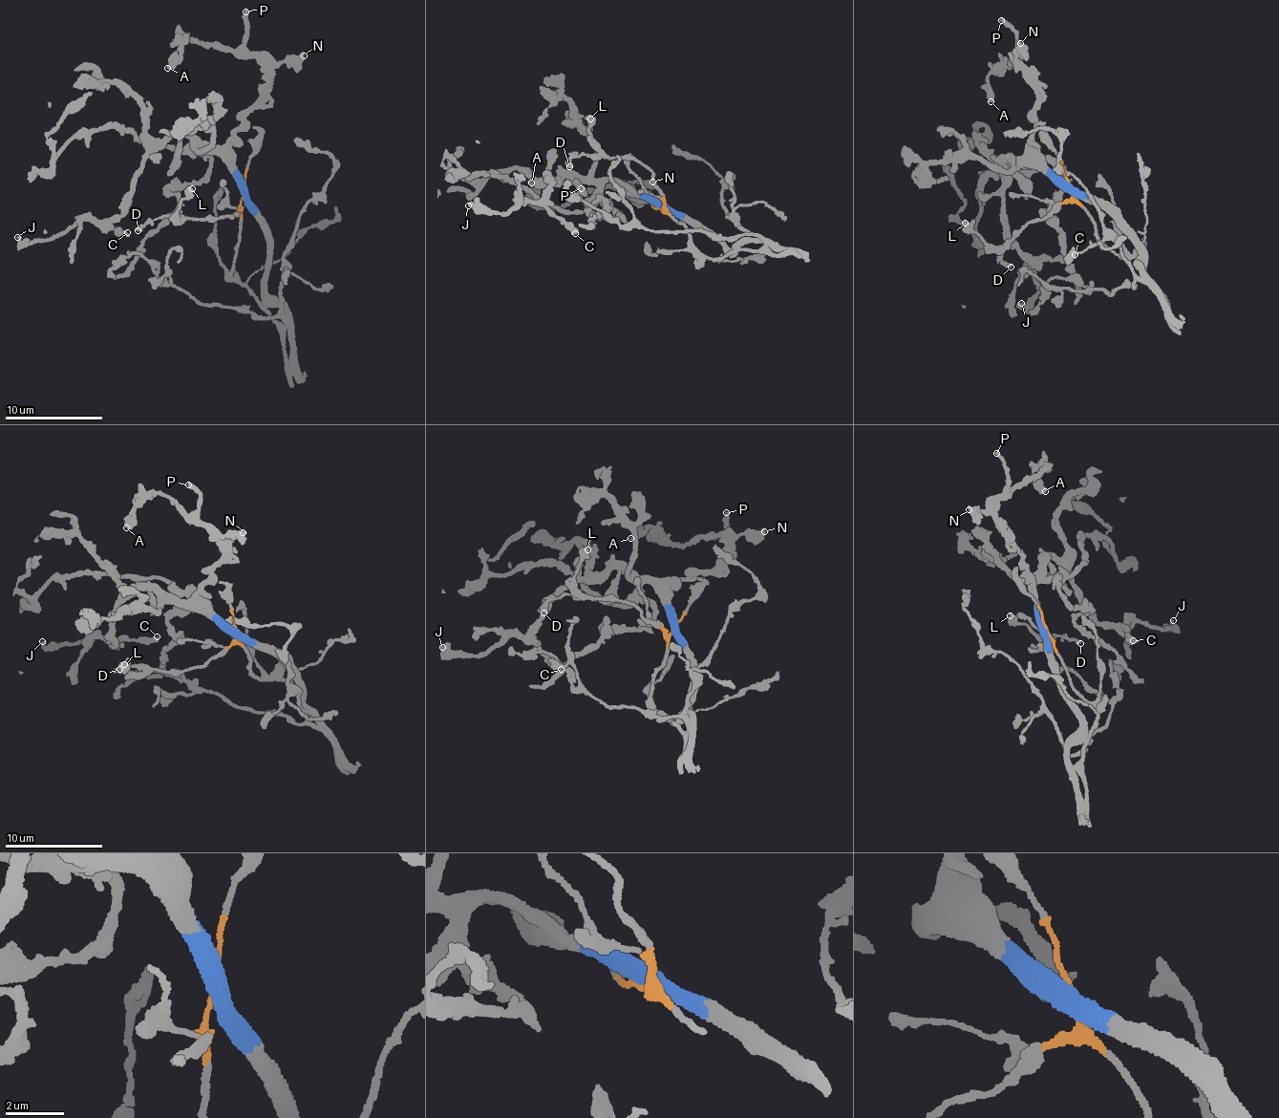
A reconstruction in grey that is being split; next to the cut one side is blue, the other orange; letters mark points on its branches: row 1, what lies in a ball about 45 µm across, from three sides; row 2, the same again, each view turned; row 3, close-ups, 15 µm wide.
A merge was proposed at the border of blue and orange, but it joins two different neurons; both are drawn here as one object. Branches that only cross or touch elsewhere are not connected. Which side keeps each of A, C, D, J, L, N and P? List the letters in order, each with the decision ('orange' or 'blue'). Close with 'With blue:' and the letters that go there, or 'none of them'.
A: blue
C: blue
D: orange
J: blue
L: orange
N: blue
P: blue
With blue: A, C, J, N, P

